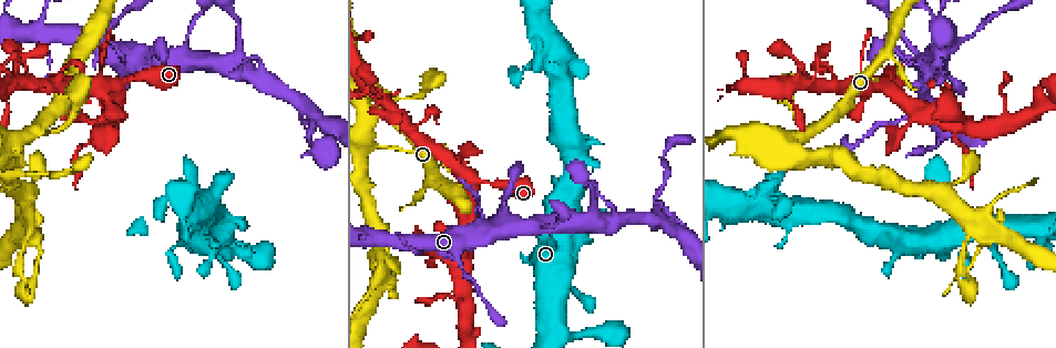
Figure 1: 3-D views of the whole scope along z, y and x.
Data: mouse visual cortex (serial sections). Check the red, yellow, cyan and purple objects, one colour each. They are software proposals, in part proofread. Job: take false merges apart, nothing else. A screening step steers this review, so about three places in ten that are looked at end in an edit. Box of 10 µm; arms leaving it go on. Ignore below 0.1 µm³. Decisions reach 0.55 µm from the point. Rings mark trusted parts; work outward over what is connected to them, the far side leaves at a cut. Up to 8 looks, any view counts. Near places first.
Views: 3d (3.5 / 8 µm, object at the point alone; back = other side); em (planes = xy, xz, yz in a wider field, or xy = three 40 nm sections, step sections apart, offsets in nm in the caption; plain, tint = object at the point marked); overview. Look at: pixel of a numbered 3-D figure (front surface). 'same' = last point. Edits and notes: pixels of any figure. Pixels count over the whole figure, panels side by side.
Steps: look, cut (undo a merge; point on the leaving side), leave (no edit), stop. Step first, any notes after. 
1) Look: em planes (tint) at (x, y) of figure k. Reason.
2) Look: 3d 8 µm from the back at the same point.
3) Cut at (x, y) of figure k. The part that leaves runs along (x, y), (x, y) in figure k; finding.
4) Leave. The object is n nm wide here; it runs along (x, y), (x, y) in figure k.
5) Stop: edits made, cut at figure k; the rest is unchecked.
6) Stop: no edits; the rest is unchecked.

Look: 3d 3.5 µm at (539, 225) of figure 1.

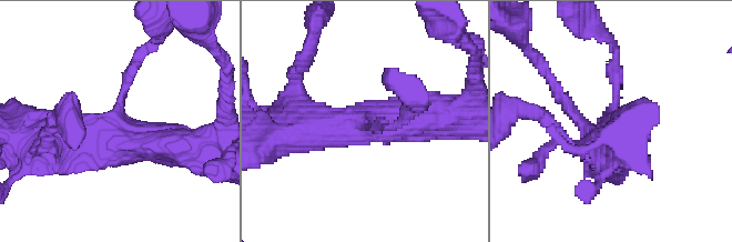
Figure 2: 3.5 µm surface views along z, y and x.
Look: em xy step 5 (tint) at (114, 117) of figure 2. 3 arms meet here; the arms are 150, 500, 700 nm wide.

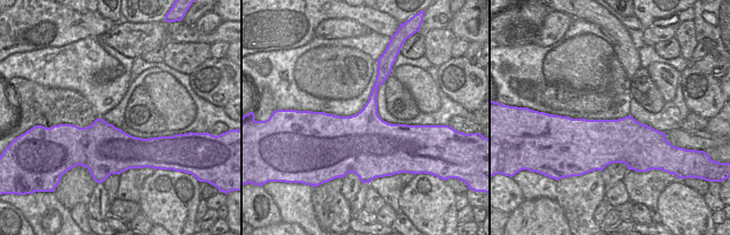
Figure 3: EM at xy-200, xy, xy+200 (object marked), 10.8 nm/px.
Leave. The object is 600 nm wide here; it runs along (285, 132), (439, 118) in figure 2; continuous, no second cell.

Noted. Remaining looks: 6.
Look: 3d 3.5 µm at (655, 215) of figure 1. Thick turns thin.

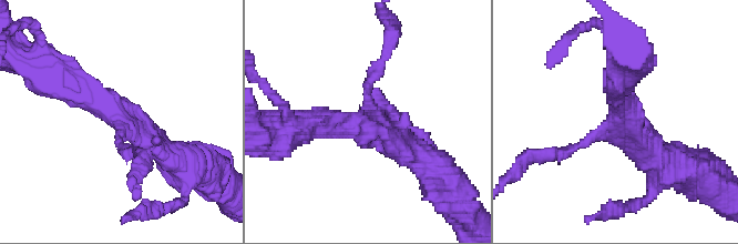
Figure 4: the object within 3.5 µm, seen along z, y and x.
Look: em planes (tint) at (615, 123) of figure 4. 3 arms meet here; the arms are 150, 350, 400 nm wide; need the tissue.

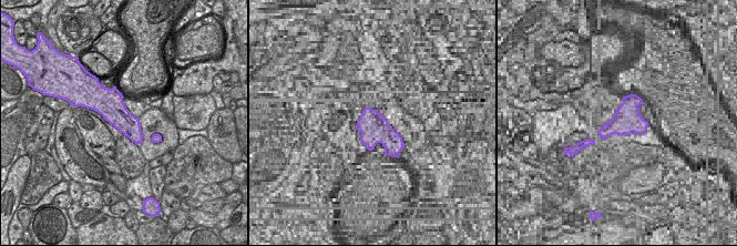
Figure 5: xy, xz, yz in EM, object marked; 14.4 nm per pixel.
Leave. The object is 380 nm wide here; it runs along (63, 78), (175, 160) in figure 4; one cell here.

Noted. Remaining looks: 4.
Look: 3d 3.5 µm at (383, 272) of figure 1. Four or more arms meet.

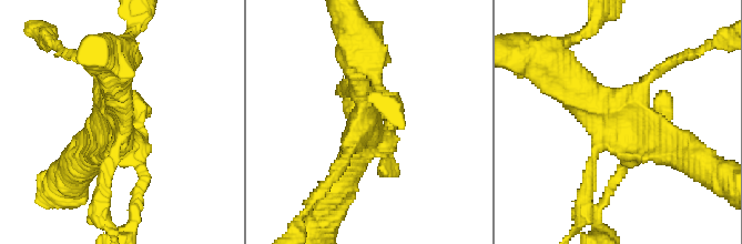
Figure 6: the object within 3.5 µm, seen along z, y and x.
Look: em xy step 3 (tint) at (366, 122) of figure 6.

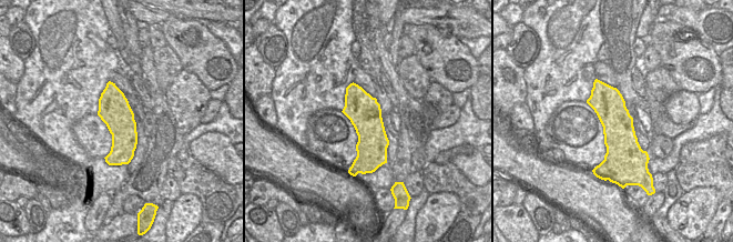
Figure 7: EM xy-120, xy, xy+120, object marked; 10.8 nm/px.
Leave. It runs along (561, 74), (674, 150) in figure 6; continuous, no second cell.

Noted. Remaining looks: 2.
Stop: no edits; the rest is unchecked.

